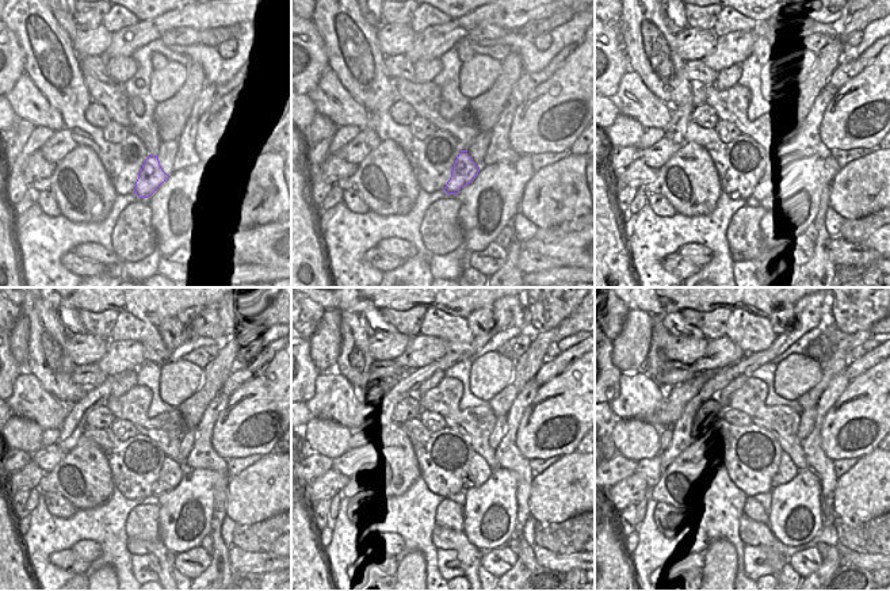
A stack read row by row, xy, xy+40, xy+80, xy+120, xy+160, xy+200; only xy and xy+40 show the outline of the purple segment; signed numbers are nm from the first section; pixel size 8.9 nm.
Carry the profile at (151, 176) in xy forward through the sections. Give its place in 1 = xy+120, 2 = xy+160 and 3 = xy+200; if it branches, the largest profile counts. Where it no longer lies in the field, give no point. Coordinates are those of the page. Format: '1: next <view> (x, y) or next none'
1: next xy+120 (171, 473)
2: next xy+160 (480, 471)
3: next xy+200 (787, 469)

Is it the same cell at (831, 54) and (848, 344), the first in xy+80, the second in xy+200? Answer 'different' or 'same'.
same

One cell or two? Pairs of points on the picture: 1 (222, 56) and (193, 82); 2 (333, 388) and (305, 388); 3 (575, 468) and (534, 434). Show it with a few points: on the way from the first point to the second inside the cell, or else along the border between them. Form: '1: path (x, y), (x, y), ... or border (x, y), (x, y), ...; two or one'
1: border (193, 63), (198, 63), (203, 68), (209, 82); two
2: border (320, 372), (316, 380), (316, 393), (306, 403); two
3: border (575, 450), (560, 457); two

